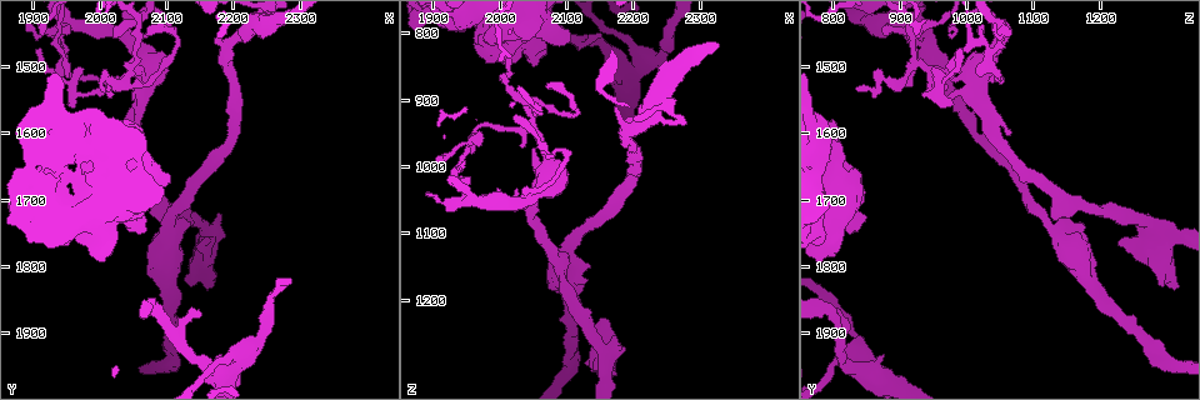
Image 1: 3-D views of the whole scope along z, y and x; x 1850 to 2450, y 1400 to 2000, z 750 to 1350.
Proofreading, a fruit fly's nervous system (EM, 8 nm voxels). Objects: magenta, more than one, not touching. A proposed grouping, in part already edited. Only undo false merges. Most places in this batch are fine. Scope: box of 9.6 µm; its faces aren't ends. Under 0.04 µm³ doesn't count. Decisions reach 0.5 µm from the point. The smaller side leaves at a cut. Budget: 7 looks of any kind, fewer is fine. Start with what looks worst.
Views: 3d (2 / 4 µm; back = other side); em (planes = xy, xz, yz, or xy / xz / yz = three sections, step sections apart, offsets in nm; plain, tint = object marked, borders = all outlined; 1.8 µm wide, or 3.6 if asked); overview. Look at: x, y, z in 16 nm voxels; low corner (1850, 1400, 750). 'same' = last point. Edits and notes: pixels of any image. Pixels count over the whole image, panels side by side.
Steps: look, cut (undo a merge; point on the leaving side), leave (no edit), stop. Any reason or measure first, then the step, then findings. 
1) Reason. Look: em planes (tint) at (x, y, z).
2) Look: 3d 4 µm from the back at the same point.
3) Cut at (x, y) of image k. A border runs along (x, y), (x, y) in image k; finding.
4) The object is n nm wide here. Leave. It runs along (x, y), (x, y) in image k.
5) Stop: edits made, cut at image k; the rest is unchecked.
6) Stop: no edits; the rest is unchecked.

Sharp bend. Look: em planes (tint) at (2095, 1730, 1125).

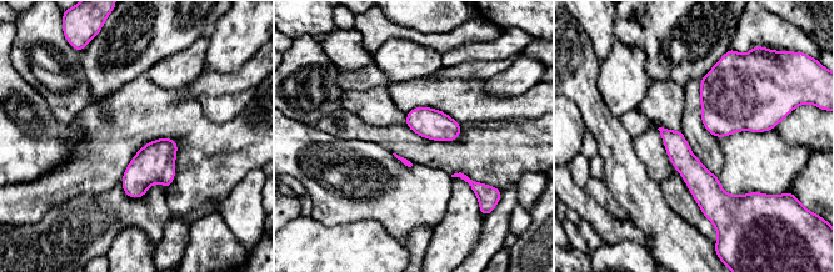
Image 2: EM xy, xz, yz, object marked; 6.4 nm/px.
The object is 150 nm wide here. Leave. It runs along (663, 131), (723, 201), (737, 201) in image 2; all the same neuron.

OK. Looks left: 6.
A fork. Look: em 3.6 µm xz step 4 (tint) at (2070, 1510, 1000).

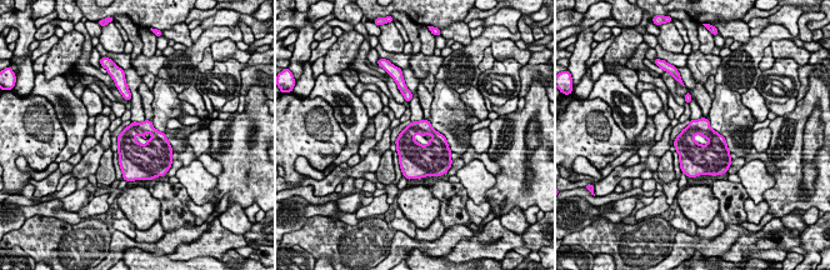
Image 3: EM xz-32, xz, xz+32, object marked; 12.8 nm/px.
The object is 550 nm wide here. Leave. Continuous, no second neuron.

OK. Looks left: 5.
Thin arm on a thick one. Look: 3d 2 µm from the back at (2220, 1440, 910).

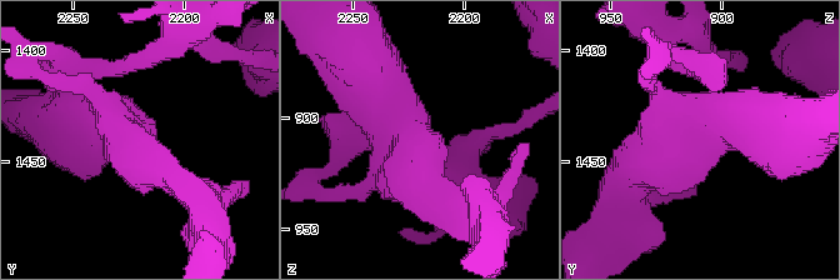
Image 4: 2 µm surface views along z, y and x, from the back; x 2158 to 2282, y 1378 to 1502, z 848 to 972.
Look: em planes (tint) at (2223, 1437, 910).

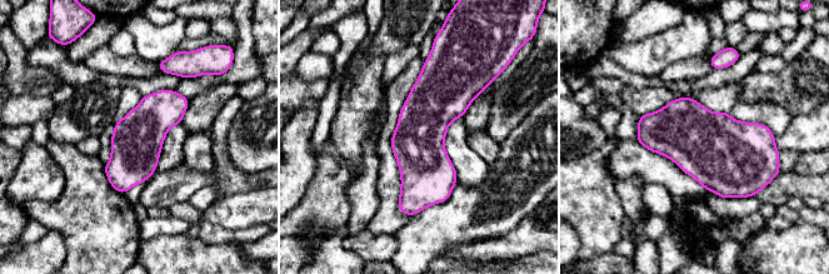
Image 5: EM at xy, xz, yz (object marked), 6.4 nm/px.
The object is 320 nm wide here. Leave. It runs along (433, 63), (422, 187), (405, 210) in image 5; one neuron here.

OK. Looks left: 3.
Stop: no edits; the rest is unchecked.

